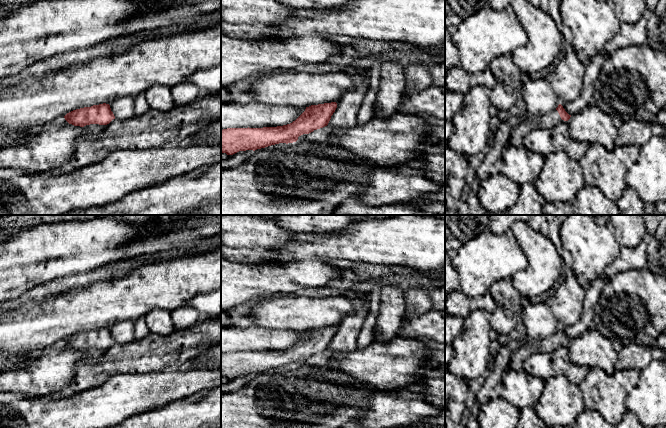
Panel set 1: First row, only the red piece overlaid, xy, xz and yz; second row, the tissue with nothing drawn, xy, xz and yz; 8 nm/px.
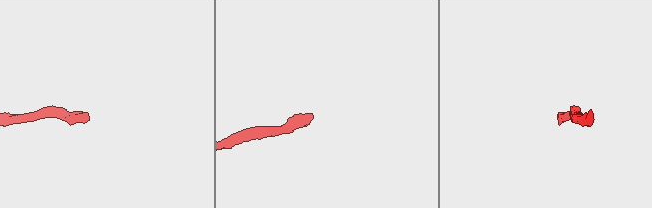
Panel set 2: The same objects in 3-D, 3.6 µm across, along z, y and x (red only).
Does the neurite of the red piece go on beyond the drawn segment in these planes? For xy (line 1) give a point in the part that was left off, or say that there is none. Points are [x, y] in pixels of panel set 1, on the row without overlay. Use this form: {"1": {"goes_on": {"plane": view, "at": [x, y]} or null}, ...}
{"1": {"goes_on": null}}

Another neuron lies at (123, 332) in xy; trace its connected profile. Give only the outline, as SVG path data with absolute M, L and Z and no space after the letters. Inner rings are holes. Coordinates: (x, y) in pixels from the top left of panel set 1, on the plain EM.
M132 321L114 324L109 329L116 343L125 344L135 340L134 322Z

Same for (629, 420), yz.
M625 411L623 418L616 428L644 428L640 421L637 419L637 416L629 411Z

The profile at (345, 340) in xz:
M358 292L353 299L355 311L337 326L337 332L328 347L332 354L347 354L357 349L357 338L368 315L368 292Z

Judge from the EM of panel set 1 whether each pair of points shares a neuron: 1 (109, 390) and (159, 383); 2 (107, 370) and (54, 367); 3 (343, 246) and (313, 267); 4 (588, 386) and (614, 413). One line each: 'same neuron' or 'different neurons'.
1: same neuron
2: different neurons
3: different neurons
4: same neuron

